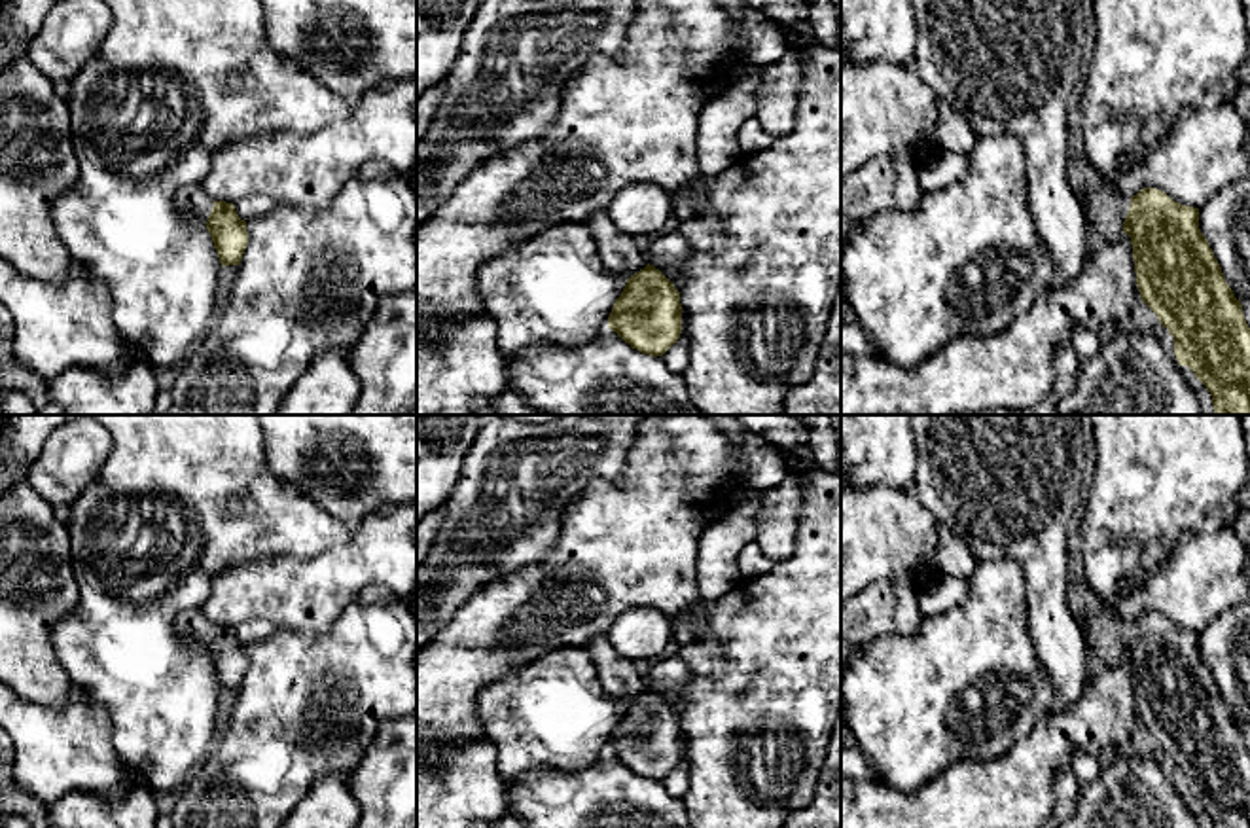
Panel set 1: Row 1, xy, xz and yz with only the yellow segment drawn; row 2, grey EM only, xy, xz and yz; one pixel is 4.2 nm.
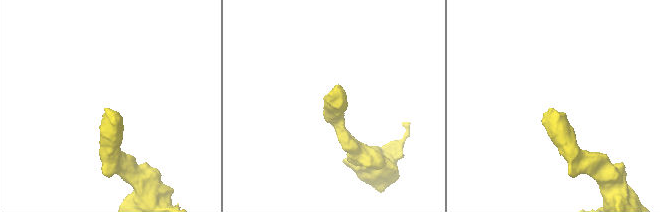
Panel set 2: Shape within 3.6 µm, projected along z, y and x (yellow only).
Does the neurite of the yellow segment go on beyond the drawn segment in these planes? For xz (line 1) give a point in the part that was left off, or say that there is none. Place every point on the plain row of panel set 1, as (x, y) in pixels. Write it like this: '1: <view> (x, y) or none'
1: xz (618, 675)

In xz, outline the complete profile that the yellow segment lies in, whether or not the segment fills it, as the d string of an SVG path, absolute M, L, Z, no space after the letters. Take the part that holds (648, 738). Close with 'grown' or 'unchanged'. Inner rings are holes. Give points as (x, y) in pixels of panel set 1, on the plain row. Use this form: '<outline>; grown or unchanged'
M606 637L591 639L585 650L604 692L627 703L608 752L642 779L663 781L682 758L680 716L648 688L636 661L619 654Z; grown

